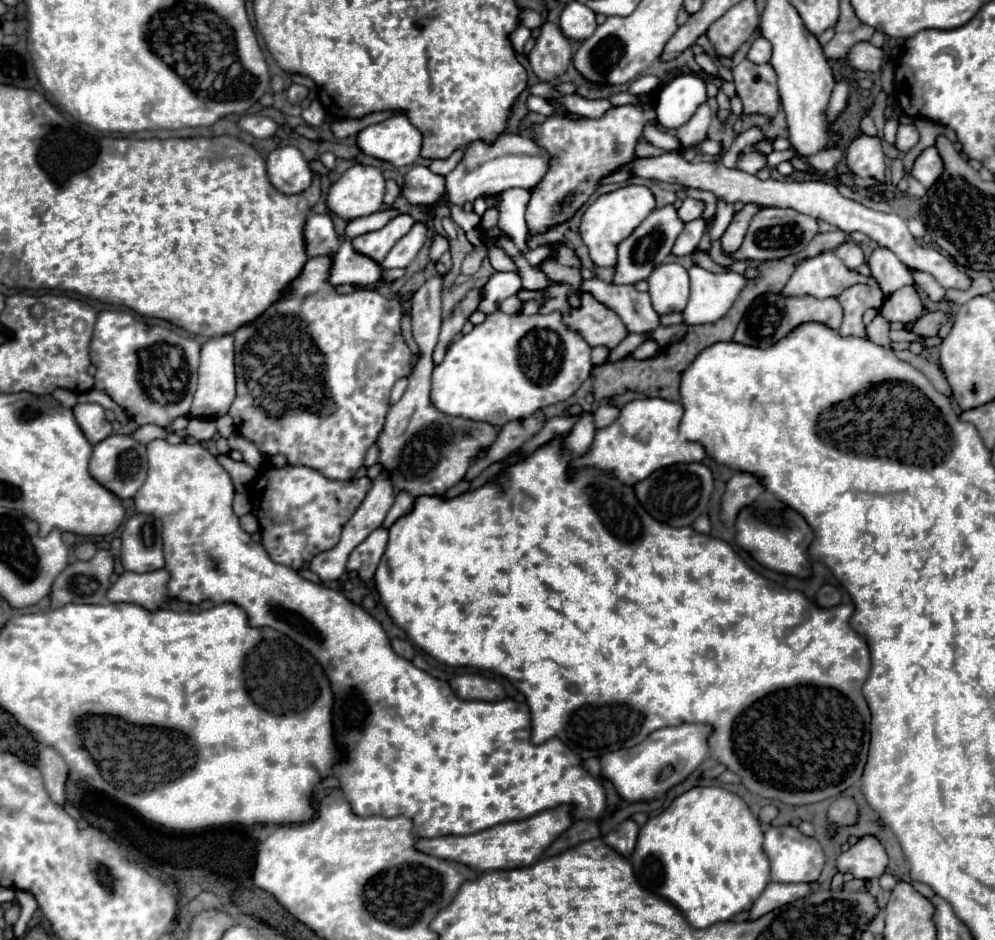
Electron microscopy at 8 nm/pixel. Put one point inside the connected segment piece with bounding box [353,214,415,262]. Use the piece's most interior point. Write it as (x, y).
(376, 244)

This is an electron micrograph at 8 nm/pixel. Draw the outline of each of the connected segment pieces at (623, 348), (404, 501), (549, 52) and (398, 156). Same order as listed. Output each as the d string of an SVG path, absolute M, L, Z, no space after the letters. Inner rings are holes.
M627 334L627 338L625 338L615 350L611 350L611 360L619 360L619 358L623 358L625 354L631 354L631 352L633 352L645 338L647 338L645 334Z
M401 492L401 494L397 494L397 498L395 498L395 502L393 502L393 506L391 506L391 510L387 512L387 518L385 518L385 522L383 522L383 528L385 530L389 530L399 518L403 518L403 516L407 516L413 508L414 499L407 494L407 492Z
M543 22L541 34L529 52L529 64L539 80L553 82L565 74L571 62L571 46L557 24Z
M393 116L361 130L357 146L373 158L395 166L409 166L421 154L421 140L419 128L415 128L407 116Z

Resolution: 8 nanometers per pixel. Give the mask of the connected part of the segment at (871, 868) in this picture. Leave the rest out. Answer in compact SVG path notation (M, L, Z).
M867 836L867 838L861 838L847 852L843 852L841 858L837 858L835 866L841 874L849 872L855 878L871 880L871 878L879 878L885 872L887 862L889 860L881 842L873 836Z

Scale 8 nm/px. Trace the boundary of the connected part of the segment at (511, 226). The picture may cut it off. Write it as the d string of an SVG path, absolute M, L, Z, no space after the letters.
M511 188L503 194L491 196L491 198L477 198L473 202L473 210L479 216L483 216L487 210L499 210L499 228L505 230L509 234L509 238L513 240L515 246L519 246L519 242L525 242L525 234L527 234L527 226L525 226L525 206L529 202L529 190L523 188Z

